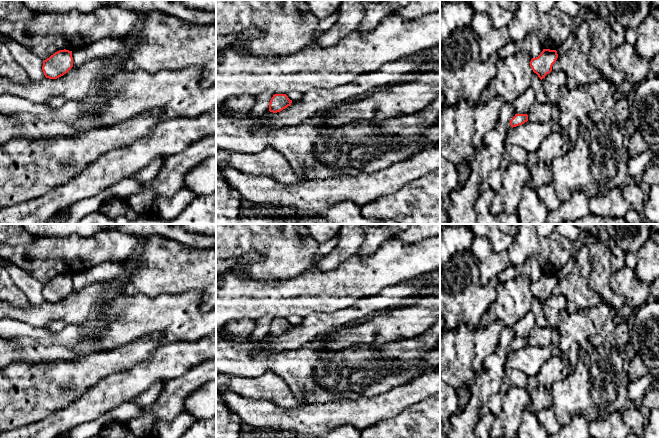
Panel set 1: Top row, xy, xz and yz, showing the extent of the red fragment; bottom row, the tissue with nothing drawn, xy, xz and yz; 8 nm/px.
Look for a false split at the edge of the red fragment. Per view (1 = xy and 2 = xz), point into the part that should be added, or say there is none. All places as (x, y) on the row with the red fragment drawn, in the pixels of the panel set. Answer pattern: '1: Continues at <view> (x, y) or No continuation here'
1: No continuation here
2: No continuation here

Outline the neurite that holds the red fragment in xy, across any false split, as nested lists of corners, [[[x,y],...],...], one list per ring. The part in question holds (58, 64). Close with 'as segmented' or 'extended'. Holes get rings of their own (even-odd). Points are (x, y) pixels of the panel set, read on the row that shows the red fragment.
[[[59,50],[43,61],[42,70],[46,78],[57,79],[73,67],[72,51]]]; as segmented

